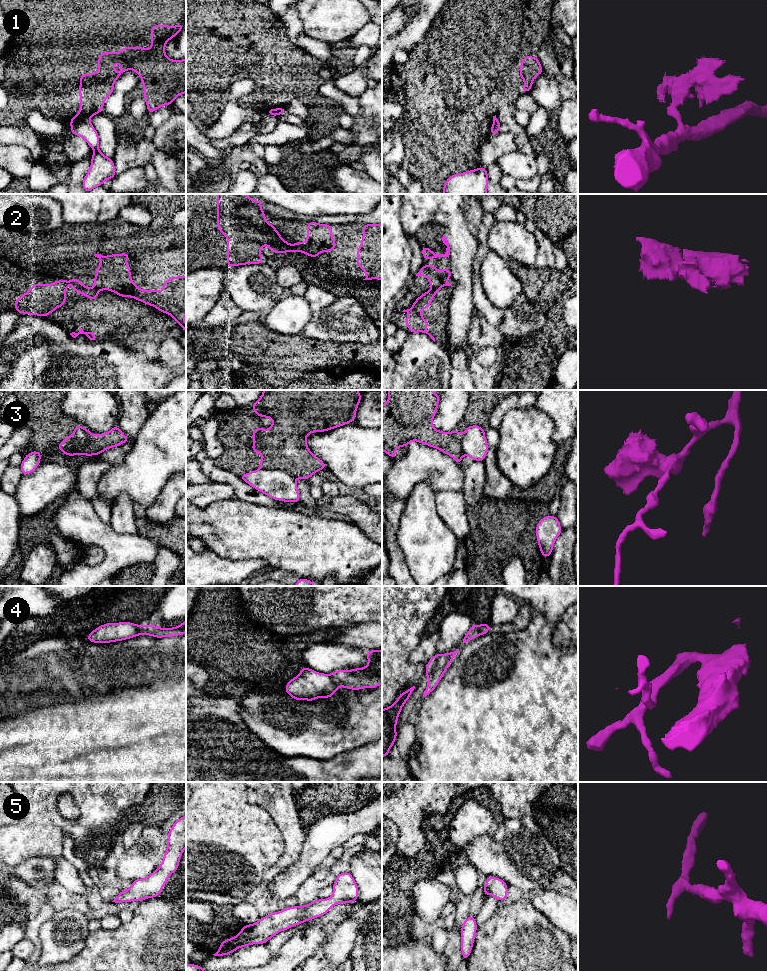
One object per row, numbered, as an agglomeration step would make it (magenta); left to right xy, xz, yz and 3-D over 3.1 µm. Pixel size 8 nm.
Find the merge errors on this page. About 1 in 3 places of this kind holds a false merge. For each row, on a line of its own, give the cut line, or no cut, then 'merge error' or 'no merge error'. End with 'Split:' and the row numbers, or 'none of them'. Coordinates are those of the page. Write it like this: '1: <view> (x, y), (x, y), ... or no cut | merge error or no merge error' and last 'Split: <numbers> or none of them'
1: xy (88, 118), (76, 119), (70, 122) | merge error
2: yz (439, 287), (431, 289) | merge error
3: xz (261, 468), (283, 469), (296, 476) | merge error
4: xz (329, 675), (337, 687) | merge error
5: no cut | no merge error
Split: 1, 2, 3, 4

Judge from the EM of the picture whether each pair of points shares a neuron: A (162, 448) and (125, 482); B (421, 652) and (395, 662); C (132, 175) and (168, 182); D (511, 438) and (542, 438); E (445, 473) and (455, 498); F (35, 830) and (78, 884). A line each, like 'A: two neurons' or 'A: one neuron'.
A: one neuron
B: two neurons
C: two neurons
D: one neuron
E: two neurons
F: two neurons

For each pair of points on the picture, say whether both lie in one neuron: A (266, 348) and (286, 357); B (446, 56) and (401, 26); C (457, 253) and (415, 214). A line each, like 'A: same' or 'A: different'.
A: same
B: different
C: same

